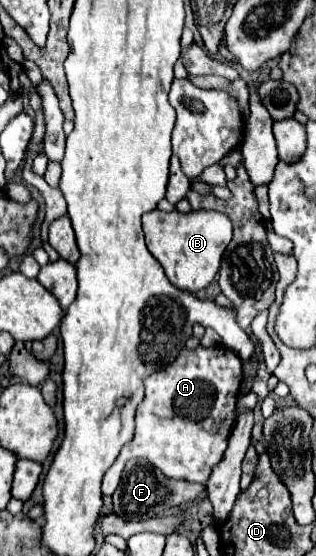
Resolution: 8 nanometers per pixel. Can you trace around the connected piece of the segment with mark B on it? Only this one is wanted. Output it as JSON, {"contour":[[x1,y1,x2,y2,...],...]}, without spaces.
{"contour":[[154,209,142,217,148,251,160,261,168,281,182,289,196,293,206,289,220,269,224,249,232,239,232,223,220,211,190,211,190,213,164,213]]}

